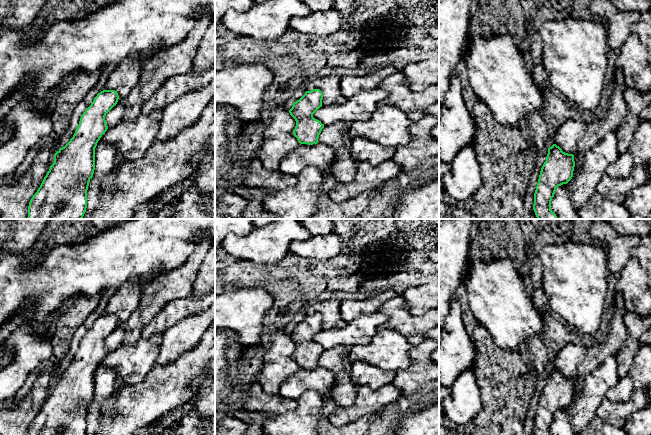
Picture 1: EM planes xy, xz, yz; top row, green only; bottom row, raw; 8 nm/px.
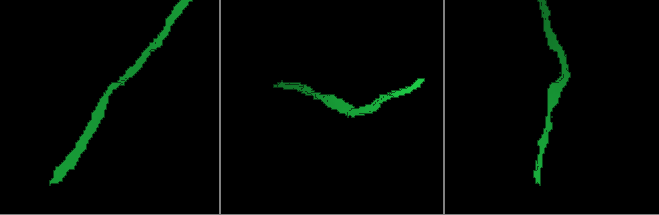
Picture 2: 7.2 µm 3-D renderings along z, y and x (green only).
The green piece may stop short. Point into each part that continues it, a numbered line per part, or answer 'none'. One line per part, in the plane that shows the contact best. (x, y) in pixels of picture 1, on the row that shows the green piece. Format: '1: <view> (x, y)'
none

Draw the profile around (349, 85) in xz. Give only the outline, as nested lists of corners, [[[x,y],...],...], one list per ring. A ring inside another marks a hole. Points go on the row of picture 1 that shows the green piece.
[[[389,65],[378,71],[363,76],[342,76],[340,91],[343,96],[348,99],[362,89],[372,89],[378,87],[385,78],[396,72],[397,69],[394,66]]]

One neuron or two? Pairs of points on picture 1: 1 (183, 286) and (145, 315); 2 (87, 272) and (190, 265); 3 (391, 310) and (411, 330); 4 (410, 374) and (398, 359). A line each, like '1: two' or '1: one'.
1: one
2: two
3: one
4: two

